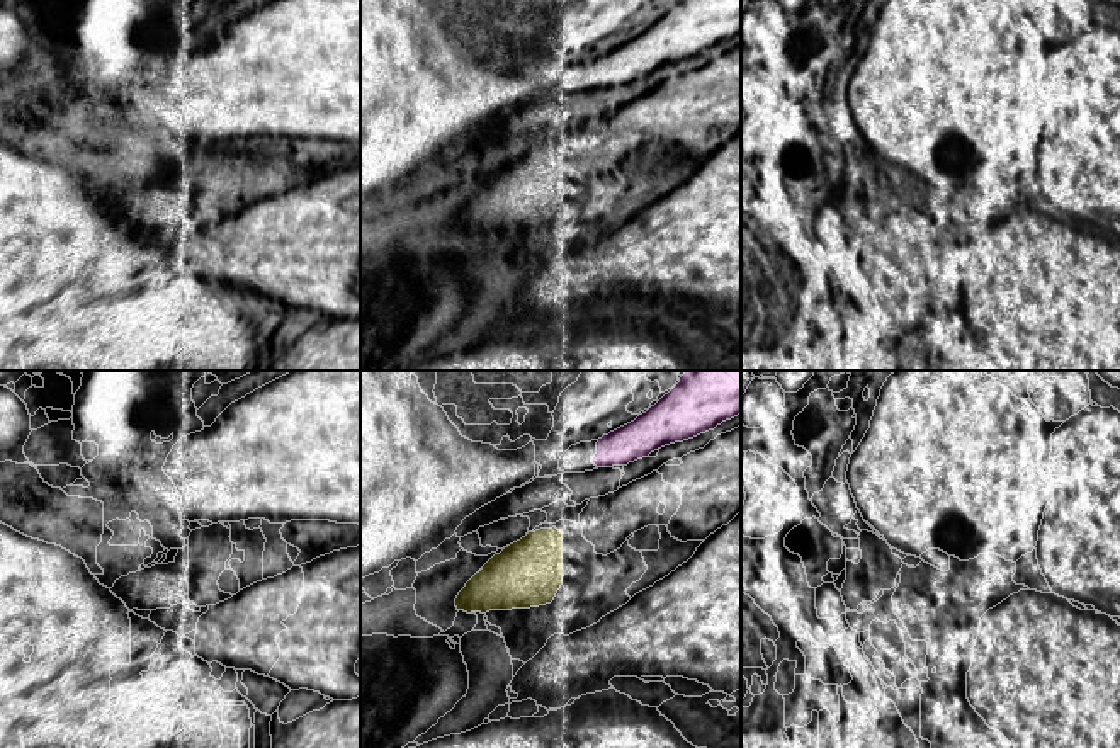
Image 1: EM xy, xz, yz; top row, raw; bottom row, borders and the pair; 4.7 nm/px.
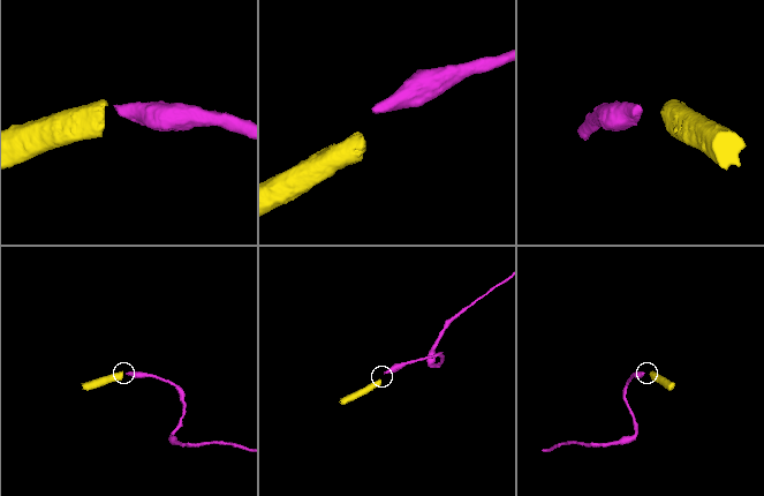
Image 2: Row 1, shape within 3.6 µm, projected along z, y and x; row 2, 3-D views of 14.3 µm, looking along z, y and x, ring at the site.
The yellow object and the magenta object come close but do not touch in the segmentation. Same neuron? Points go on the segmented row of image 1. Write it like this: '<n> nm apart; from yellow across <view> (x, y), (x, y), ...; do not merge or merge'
360 nm apart; from yellow across xz (554, 527), (597, 466); do not merge

